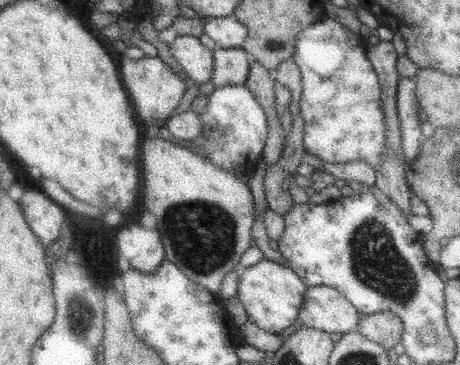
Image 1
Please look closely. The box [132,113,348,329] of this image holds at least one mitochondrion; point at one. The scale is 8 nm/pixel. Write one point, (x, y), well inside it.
(201, 236)

